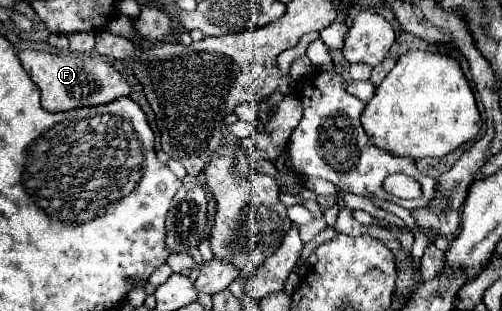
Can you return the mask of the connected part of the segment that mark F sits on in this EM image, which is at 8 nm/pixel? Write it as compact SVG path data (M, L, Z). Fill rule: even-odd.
M22 50L18 54L24 70L30 74L34 84L40 88L40 102L46 112L74 110L82 106L102 106L110 104L122 96L130 96L132 88L126 78L104 62L100 56L90 54L48 54L38 50Z

